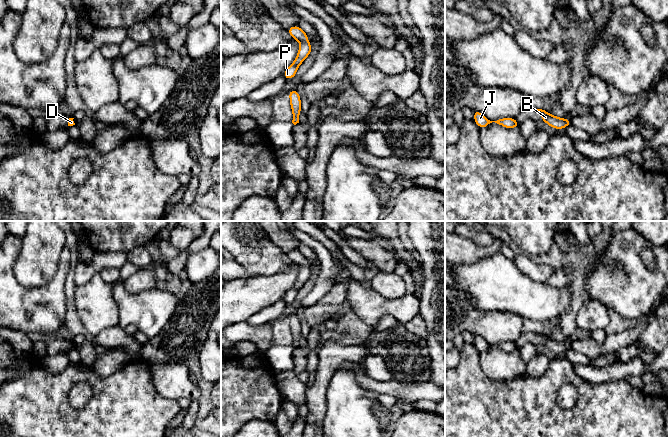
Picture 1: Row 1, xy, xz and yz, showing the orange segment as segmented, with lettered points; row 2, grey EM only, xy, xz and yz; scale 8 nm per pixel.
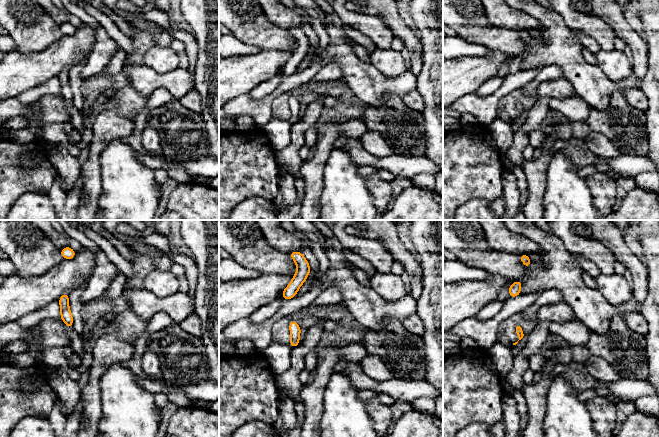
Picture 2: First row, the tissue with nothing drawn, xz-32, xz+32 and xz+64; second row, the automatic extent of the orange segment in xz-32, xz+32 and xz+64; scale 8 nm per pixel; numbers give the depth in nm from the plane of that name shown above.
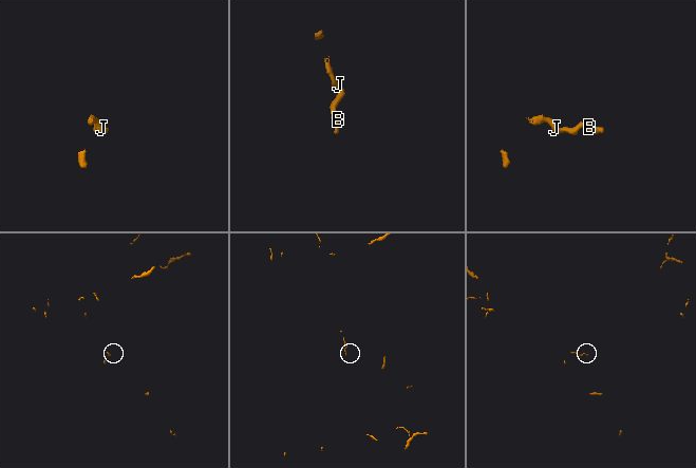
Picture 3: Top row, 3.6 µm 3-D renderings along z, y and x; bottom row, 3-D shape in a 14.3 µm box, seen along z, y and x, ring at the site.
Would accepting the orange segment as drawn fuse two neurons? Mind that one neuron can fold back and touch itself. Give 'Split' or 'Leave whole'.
Leave whole

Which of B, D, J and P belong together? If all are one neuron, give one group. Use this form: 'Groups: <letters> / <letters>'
Groups: B D J P

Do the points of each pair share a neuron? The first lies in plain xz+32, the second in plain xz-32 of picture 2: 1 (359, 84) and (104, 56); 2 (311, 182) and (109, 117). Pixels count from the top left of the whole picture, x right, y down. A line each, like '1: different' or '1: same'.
1: different
2: same

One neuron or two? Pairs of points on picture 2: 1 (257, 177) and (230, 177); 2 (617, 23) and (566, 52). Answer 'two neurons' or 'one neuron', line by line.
1: one neuron
2: two neurons

